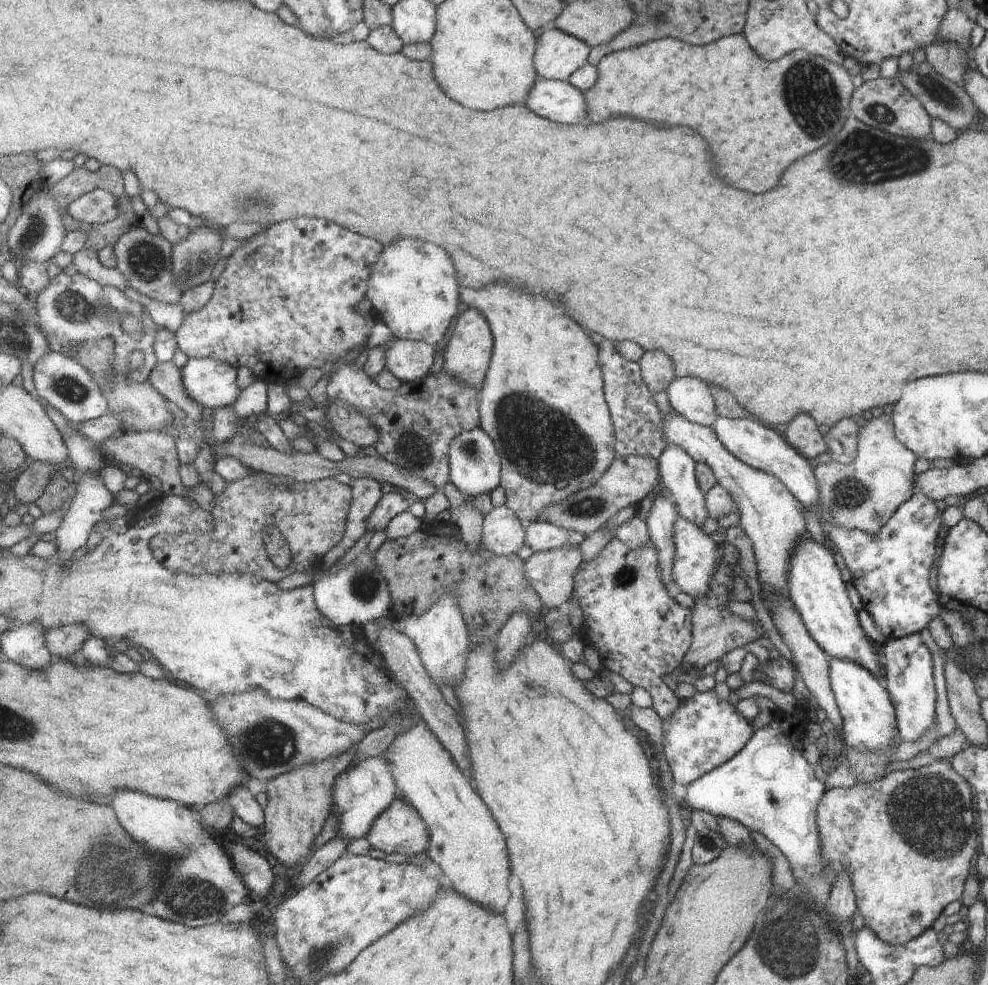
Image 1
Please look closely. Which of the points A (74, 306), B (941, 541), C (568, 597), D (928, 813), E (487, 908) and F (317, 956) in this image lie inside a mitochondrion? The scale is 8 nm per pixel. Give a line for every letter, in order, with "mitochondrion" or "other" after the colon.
A: mitochondrion
B: other
C: other
D: mitochondrion
E: other
F: mitochondrion

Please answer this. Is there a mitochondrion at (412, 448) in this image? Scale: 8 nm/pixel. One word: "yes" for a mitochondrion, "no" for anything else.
yes

